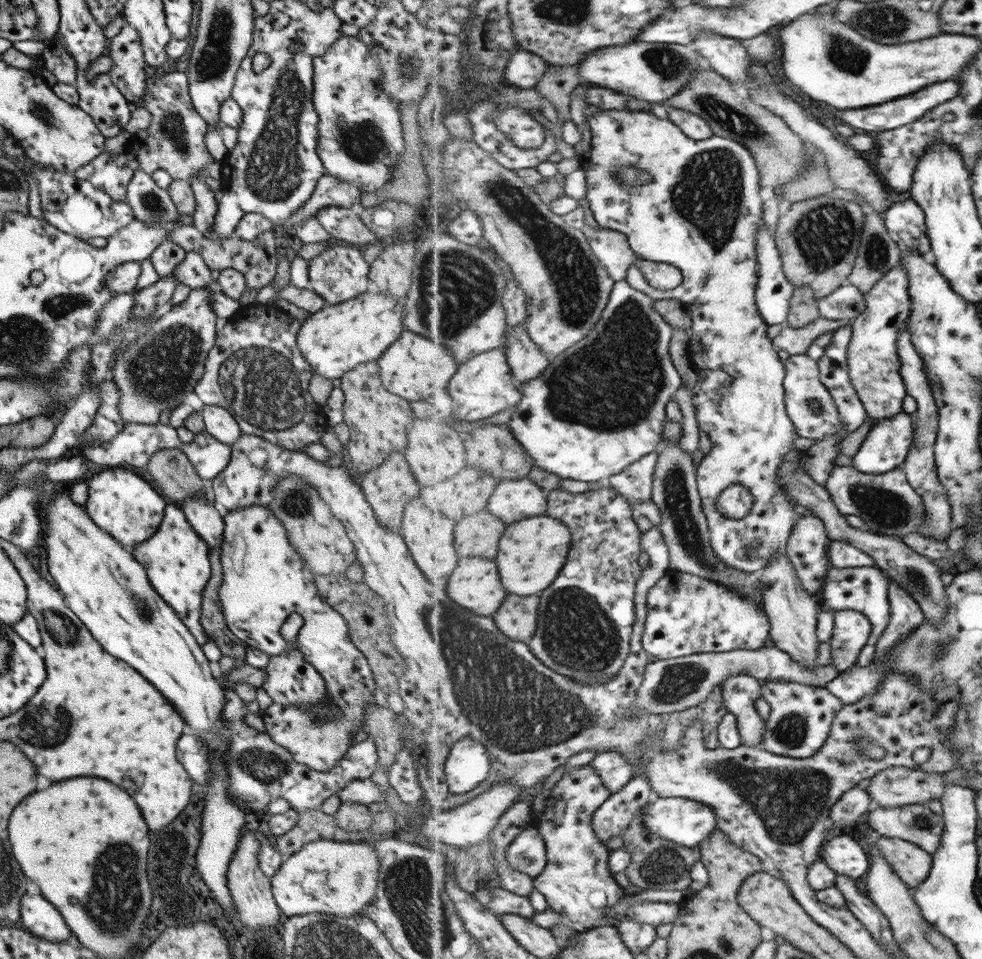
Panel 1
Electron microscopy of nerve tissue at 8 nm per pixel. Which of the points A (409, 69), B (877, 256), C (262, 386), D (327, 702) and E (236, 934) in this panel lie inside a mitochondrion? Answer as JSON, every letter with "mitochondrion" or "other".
{"A":"mitochondrion","B":"mitochondrion","C":"mitochondrion","D":"other","E":"other"}

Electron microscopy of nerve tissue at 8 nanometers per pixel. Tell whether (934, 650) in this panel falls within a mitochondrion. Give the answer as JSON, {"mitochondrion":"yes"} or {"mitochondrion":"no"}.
{"mitochondrion":"yes"}

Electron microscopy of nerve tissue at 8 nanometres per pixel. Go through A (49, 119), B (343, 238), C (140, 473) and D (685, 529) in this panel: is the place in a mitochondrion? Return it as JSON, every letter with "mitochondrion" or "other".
{"A":"mitochondrion","B":"other","C":"other","D":"mitochondrion"}

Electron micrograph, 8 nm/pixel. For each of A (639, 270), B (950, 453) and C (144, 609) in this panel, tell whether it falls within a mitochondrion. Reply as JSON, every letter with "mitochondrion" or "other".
{"A":"other","B":"other","C":"mitochondrion"}

